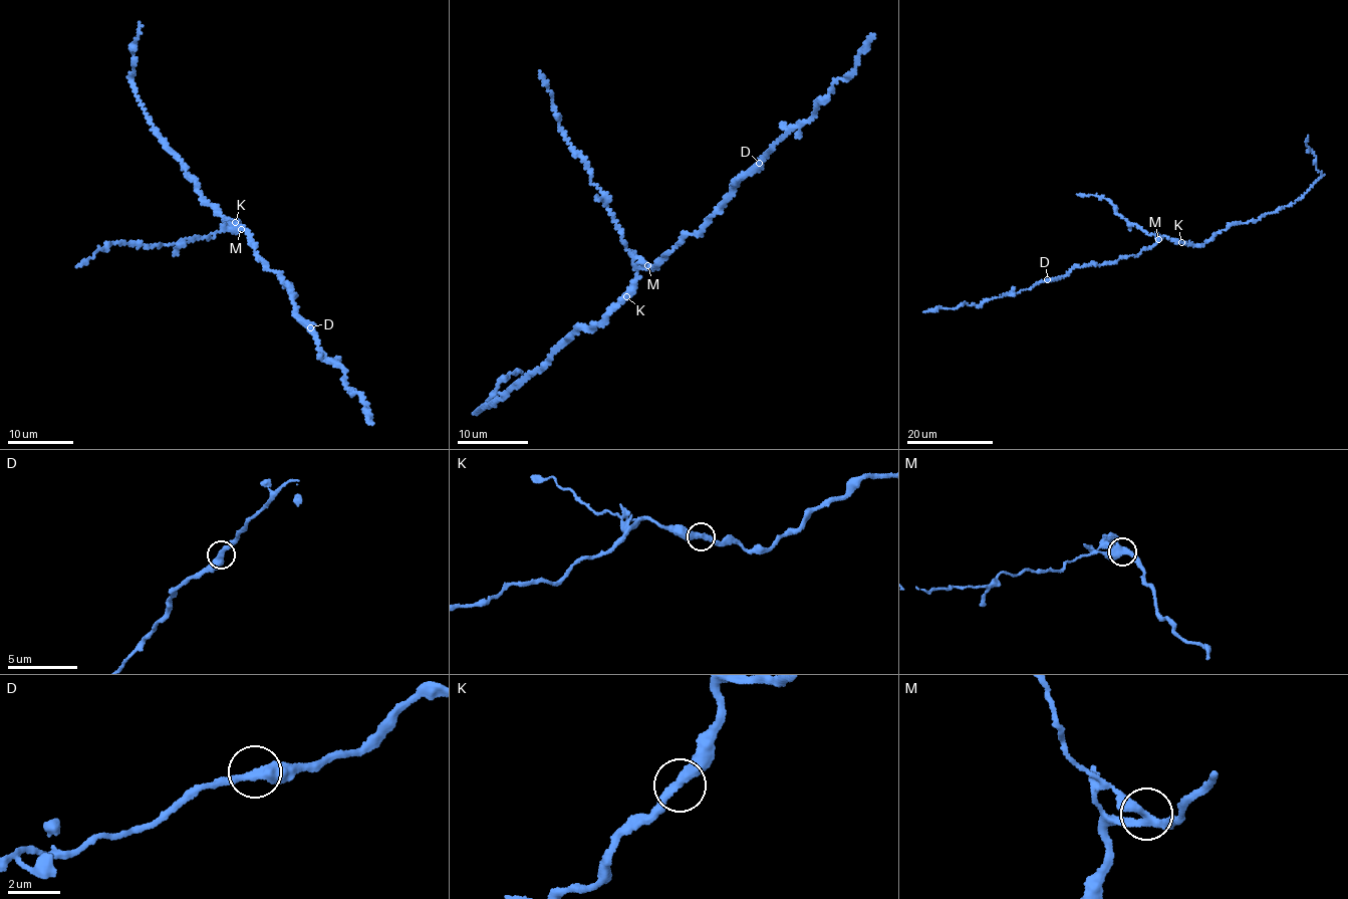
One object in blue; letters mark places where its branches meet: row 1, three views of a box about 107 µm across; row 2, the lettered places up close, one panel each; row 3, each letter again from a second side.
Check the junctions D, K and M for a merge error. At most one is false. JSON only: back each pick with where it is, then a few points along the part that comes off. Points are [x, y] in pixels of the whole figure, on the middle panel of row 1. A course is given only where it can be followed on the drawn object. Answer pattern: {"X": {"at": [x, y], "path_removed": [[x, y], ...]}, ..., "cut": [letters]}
{"M": {"at": [647, 265], "path_removed": [[647, 265], [628, 251], [604, 196], [589, 182], [590, 173], [560, 127], [553, 94], [538, 72]]}, "cut": ["M"]}

